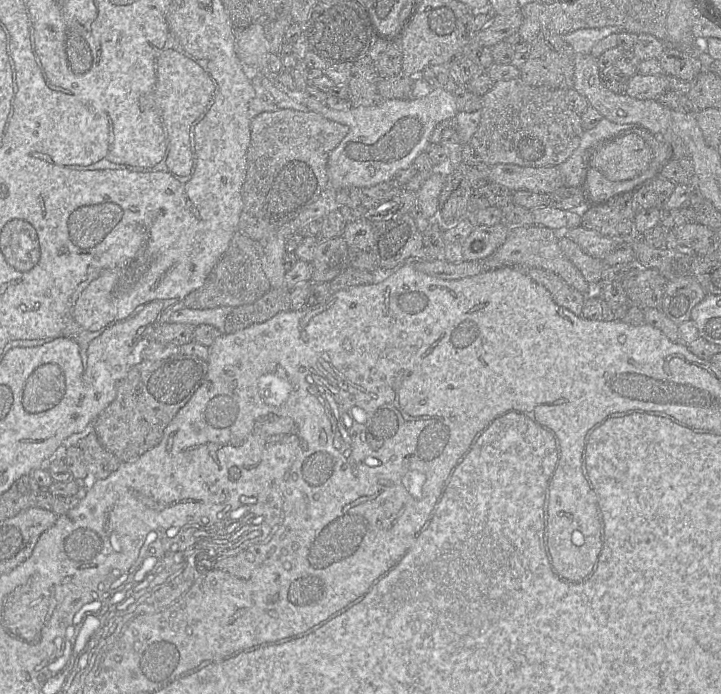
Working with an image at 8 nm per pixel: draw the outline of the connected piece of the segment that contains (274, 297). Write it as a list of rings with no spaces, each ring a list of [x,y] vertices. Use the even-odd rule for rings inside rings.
[[[271,287],[254,303],[233,307],[225,320],[225,334],[236,333],[251,325],[263,323],[281,312],[291,310],[290,291]]]

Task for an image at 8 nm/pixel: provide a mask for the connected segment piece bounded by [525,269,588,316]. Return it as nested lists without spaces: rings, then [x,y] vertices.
[[[525,269],[527,275],[536,283],[543,286],[551,295],[554,302],[580,316],[588,295],[584,295],[569,286],[558,275],[543,269]]]

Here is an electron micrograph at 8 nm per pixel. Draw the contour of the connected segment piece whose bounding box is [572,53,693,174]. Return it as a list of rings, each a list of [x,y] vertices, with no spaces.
[[[576,53],[574,55],[572,88],[584,96],[589,106],[598,111],[602,118],[616,124],[641,124],[649,128],[667,143],[672,152],[673,161],[677,161],[686,172],[693,173],[693,163],[687,148],[681,139],[673,134],[672,110],[668,107],[657,100],[640,100],[607,89],[601,82],[597,59],[590,54]]]

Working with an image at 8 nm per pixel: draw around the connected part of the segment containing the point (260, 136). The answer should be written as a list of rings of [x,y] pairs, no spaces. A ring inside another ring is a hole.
[[[277,109],[253,116],[238,230],[264,243],[282,226],[304,212],[328,186],[329,154],[348,132],[346,125],[313,111]]]

